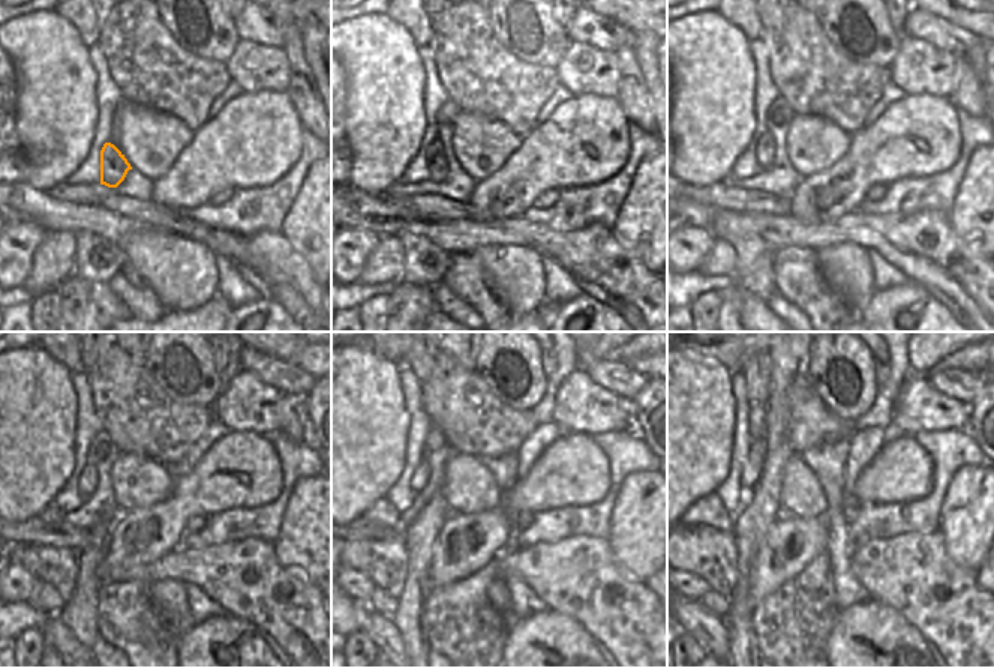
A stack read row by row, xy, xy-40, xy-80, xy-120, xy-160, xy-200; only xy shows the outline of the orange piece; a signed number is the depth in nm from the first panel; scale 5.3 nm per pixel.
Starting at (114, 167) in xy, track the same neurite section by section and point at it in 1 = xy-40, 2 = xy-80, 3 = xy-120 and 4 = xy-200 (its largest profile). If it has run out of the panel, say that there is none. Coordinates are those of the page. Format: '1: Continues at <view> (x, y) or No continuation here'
1: Continues at xy-40 (438, 167)
2: Continues at xy-80 (765, 149)
3: Continues at xy-120 (87, 482)
4: Continues at xy-200 (753, 467)

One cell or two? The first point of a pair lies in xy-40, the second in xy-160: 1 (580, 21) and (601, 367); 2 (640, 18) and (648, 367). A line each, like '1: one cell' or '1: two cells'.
1: one cell
2: one cell

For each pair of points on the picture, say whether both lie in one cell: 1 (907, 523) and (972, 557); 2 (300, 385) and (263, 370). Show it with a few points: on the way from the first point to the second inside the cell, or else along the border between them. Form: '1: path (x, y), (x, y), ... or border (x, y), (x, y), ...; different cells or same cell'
1: border (946, 494), (940, 505), (939, 529); different cells
2: path (291, 380), (272, 371); same cell

